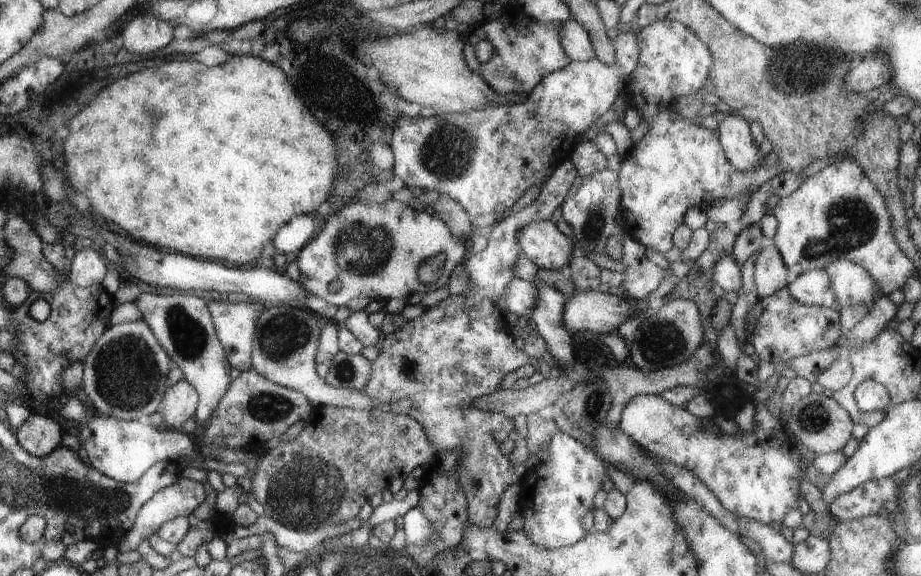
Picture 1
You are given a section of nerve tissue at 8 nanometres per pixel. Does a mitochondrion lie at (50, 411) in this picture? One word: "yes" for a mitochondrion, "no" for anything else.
no

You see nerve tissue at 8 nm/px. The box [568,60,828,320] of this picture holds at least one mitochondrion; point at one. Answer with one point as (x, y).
(594, 225)

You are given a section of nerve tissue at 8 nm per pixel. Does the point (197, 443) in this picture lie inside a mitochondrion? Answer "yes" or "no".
no

